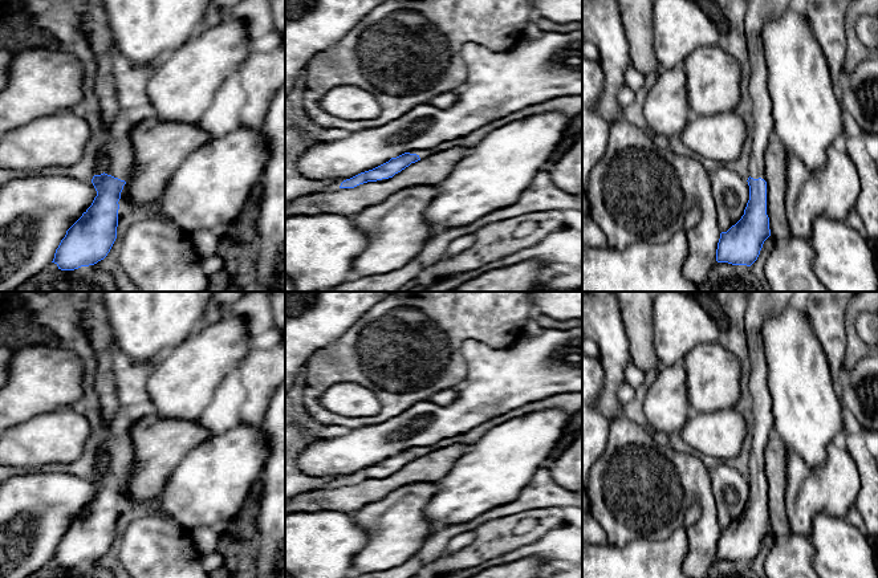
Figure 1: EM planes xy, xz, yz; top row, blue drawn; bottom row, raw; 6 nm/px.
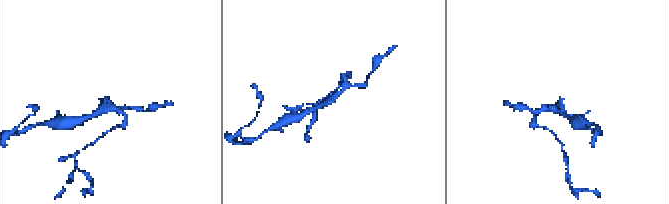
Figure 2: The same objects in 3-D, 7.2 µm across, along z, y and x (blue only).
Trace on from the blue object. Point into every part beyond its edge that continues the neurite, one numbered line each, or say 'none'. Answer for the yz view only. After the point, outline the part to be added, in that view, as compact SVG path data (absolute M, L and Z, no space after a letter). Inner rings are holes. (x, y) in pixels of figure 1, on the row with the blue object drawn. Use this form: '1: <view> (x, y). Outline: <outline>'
1: yz (757, 12). Outline: M747 0L744 33L751 65L749 94L752 99L752 125L749 135L749 176L765 180L765 148L773 131L771 95L768 91L768 69L761 30L764 23L775 19L790 7L790 0Z

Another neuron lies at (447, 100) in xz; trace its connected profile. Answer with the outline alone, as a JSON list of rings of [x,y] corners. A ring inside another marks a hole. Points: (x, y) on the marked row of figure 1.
[[[447,91],[447,93],[439,93],[434,98],[430,99],[430,105],[435,105],[438,109],[450,109],[452,107],[458,101],[458,93],[456,91]]]

